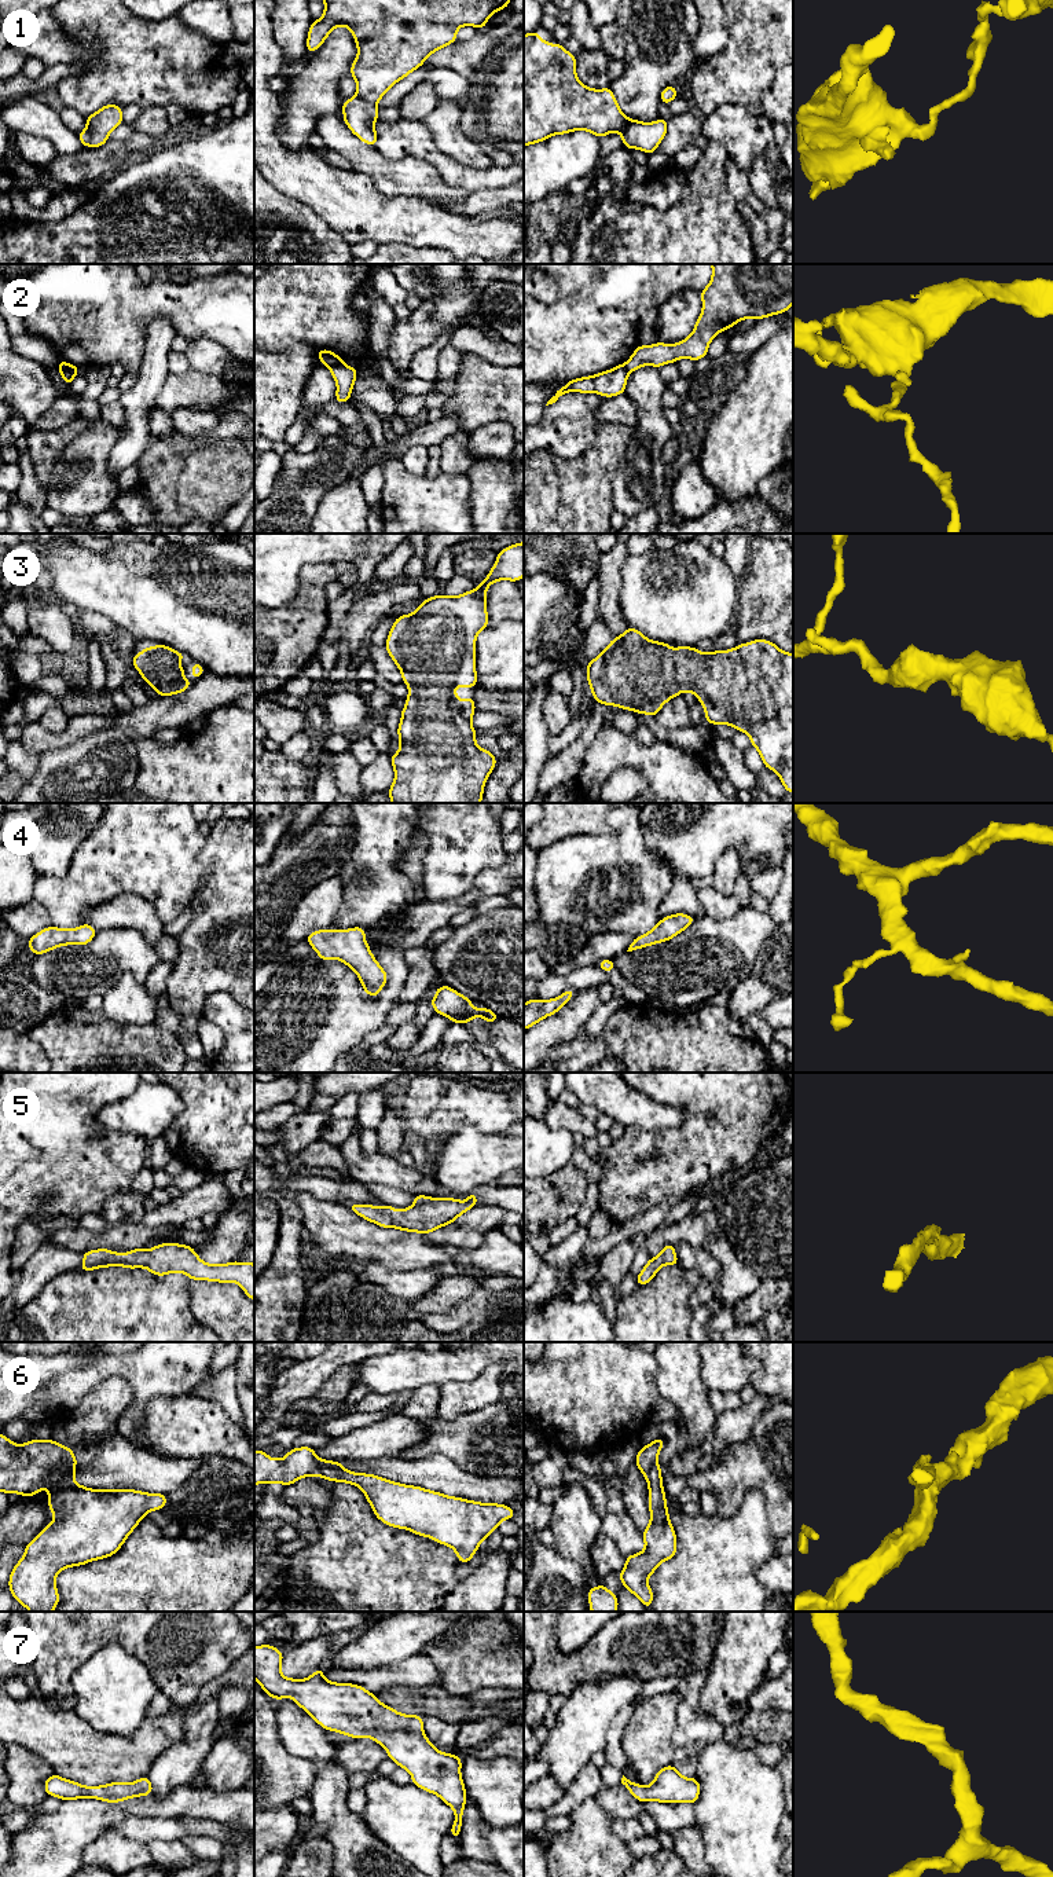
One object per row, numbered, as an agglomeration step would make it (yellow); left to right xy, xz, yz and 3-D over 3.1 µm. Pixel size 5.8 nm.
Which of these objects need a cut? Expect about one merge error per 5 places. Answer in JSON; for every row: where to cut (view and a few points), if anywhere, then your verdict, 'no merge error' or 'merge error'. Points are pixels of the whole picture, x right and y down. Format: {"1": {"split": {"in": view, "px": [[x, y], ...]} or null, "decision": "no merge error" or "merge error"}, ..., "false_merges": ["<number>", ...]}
{"1": {"split": {"in": "xz", "px": [[356, 94], [374, 103]]}, "decision": "merge error"}, "2": {"split": {"in": "xy", "px": [[59, 363], [62, 367], [76, 373]]}, "decision": "merge error"}, "3": {"split": null, "decision": "no merge error"}, "4": {"split": null, "decision": "no merge error"}, "5": {"split": null, "decision": "no merge error"}, "6": {"split": {"in": "xy", "px": [[72, 1470], [57, 1470], [46, 1484]]}, "decision": "merge error"}, "7": {"split": null, "decision": "no merge error"}, "false_merges": ["1", "2", "6"]}

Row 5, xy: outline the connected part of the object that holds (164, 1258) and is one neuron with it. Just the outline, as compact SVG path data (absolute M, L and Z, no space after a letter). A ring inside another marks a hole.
M162 1243L153 1249L133 1249L126 1254L98 1249L82 1253L84 1264L78 1271L96 1268L125 1266L128 1269L146 1268L155 1276L180 1272L191 1280L238 1283L245 1294L254 1301L254 1264L232 1261L228 1264L206 1264L194 1247L179 1243Z

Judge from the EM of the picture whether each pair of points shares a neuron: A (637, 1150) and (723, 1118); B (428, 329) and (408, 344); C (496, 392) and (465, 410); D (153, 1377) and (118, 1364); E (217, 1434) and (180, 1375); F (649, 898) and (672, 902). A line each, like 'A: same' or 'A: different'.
A: same
B: same
C: same
D: same
E: different
F: different

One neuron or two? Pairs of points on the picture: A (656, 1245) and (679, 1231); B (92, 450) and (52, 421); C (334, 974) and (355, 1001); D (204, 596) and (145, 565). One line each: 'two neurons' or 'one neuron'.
A: one neuron
B: two neurons
C: one neuron
D: one neuron

